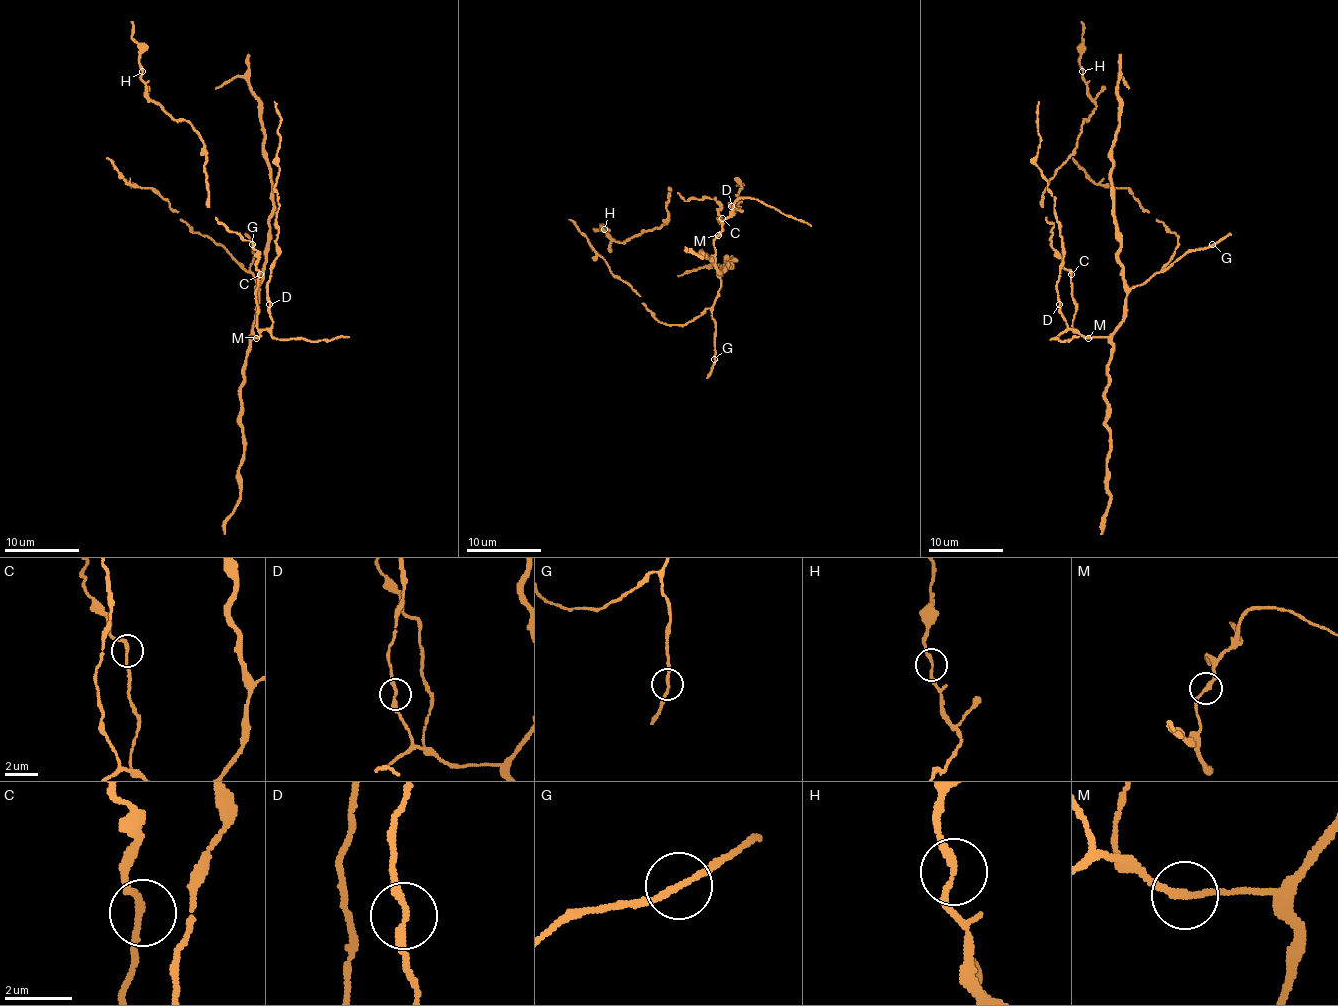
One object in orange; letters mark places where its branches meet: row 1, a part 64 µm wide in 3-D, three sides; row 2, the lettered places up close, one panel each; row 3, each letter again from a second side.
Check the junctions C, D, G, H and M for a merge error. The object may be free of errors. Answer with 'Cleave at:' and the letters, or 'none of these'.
Cleave at: none of these

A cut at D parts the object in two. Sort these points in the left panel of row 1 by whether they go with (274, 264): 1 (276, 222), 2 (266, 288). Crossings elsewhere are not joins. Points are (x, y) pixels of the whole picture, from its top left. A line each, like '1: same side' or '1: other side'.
1: same side
2: same side

